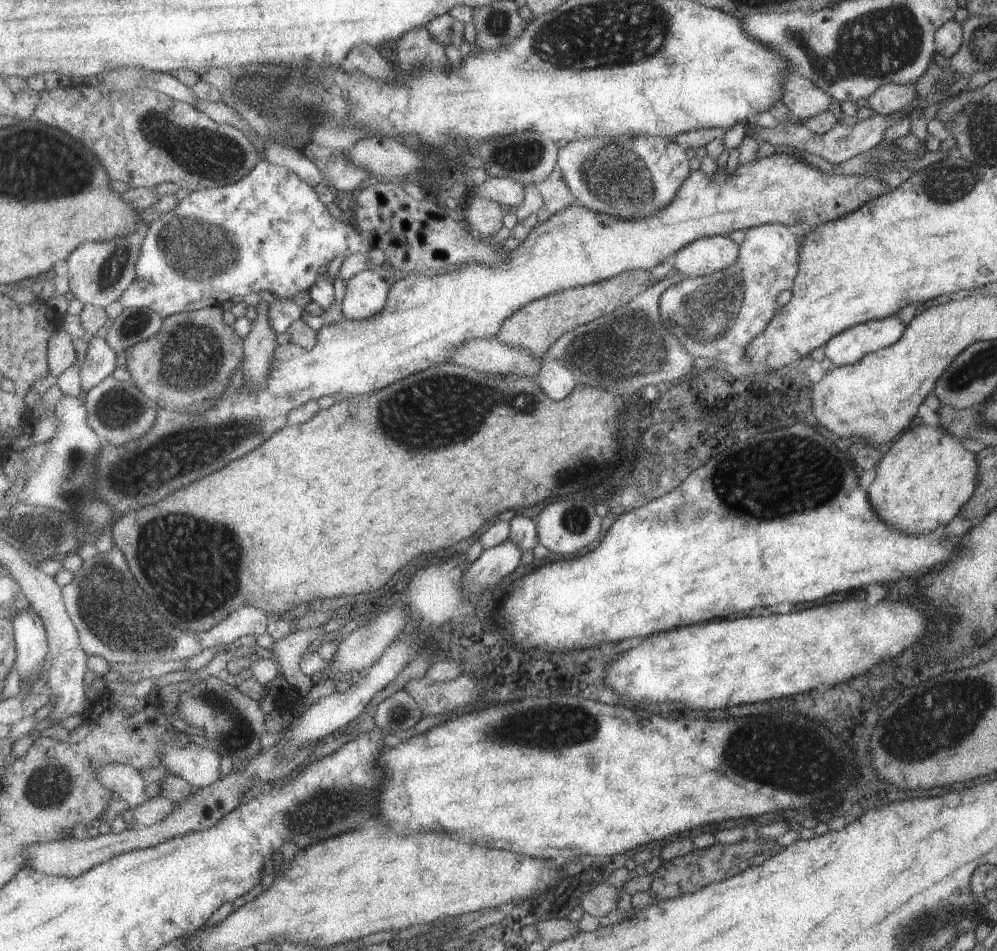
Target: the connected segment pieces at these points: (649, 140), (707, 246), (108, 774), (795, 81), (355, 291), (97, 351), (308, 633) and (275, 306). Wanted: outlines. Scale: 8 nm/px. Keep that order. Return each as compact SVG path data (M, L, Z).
M586 137L566 145L561 152L562 168L579 204L597 214L624 219L654 217L676 199L678 190L693 172L685 148L667 137Z
M728 235L703 237L682 248L670 261L674 267L672 273L681 273L686 278L704 277L731 266L738 259L739 246Z
M113 763L99 767L97 775L105 786L111 787L134 810L151 799L148 794L148 782L145 782L144 776L132 766Z
M795 71L785 75L783 102L789 112L804 121L828 111L834 99L828 92L819 88L811 79Z
M363 271L347 284L343 300L345 318L366 321L382 313L391 300L393 285L374 271Z
M96 337L90 342L89 352L85 363L82 365L81 373L83 379L82 395L90 393L97 385L113 376L118 370L118 351L104 338Z
M324 627L298 631L288 638L276 642L272 650L275 659L284 669L286 681L302 696L306 696L314 688L316 682L312 676L303 672L301 661L310 650L310 646L325 634L326 628Z
M274 297L273 301L271 301L269 313L274 331L278 334L288 333L288 330L294 326L294 322L298 322L306 311L315 316L320 316L322 312L315 301L307 308L304 308L293 299Z

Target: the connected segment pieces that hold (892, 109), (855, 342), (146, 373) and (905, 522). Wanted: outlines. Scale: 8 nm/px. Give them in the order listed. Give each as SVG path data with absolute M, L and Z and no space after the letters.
M889 83L878 88L870 97L866 98L869 108L872 108L878 115L894 115L918 98L916 83L909 85L898 85Z
M897 314L855 325L835 335L825 345L825 358L834 367L855 364L868 354L894 345L906 328Z
M209 307L200 311L187 311L166 317L162 332L151 340L139 343L126 351L132 380L144 393L155 401L160 408L168 411L200 415L208 413L228 392L232 386L232 377L236 370L244 366L247 358L245 339L230 326L224 318L224 308Z
M926 420L920 426L907 430L902 438L885 454L878 466L875 480L866 490L874 508L883 522L907 534L926 535L939 527L946 527L956 516L962 506L974 494L979 482L979 458L967 450L962 439L953 436L942 425L935 421Z

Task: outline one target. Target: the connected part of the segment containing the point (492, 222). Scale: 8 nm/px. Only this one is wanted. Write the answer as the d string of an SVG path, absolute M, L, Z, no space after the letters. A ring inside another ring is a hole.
M478 197L465 224L470 230L478 231L483 237L494 237L506 226L504 217L510 211L510 208L498 202Z

